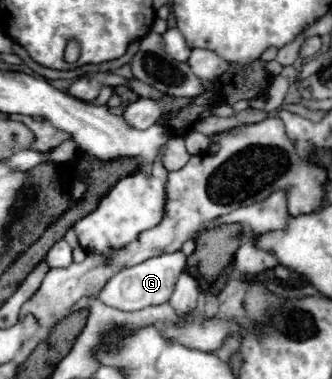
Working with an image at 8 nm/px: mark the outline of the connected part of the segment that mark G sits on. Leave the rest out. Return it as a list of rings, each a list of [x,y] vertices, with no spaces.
[[[173,252],[173,254],[161,254],[157,258],[149,258],[131,268],[123,268],[105,284],[99,298],[107,306],[113,306],[117,310],[141,310],[151,304],[163,304],[171,298],[175,282],[177,282],[177,274],[181,274],[186,262],[187,256],[183,252]]]

